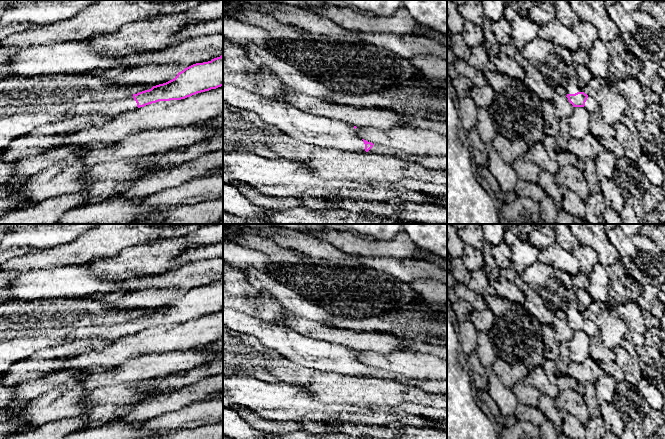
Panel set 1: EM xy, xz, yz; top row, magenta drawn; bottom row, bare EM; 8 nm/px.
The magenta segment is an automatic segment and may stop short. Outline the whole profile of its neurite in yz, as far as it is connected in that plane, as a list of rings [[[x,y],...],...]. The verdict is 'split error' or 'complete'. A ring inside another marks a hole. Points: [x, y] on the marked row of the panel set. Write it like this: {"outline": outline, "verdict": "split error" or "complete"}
{"outline": [[[576,74],[569,78],[564,88],[567,93],[566,97],[573,107],[584,107],[590,114],[599,113],[597,101],[583,92]]], "verdict": "split error"}

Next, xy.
{"outline": [[[223,55],[196,63],[163,84],[116,100],[100,100],[75,105],[67,119],[84,116],[115,116],[159,101],[181,100],[223,86]]], "verdict": "split error"}

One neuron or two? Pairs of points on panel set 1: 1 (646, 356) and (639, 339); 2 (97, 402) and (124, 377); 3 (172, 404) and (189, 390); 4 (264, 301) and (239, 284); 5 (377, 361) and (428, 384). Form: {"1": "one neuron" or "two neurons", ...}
{"1": "two neurons", "2": "two neurons", "3": "one neuron", "4": "one neuron", "5": "two neurons"}

